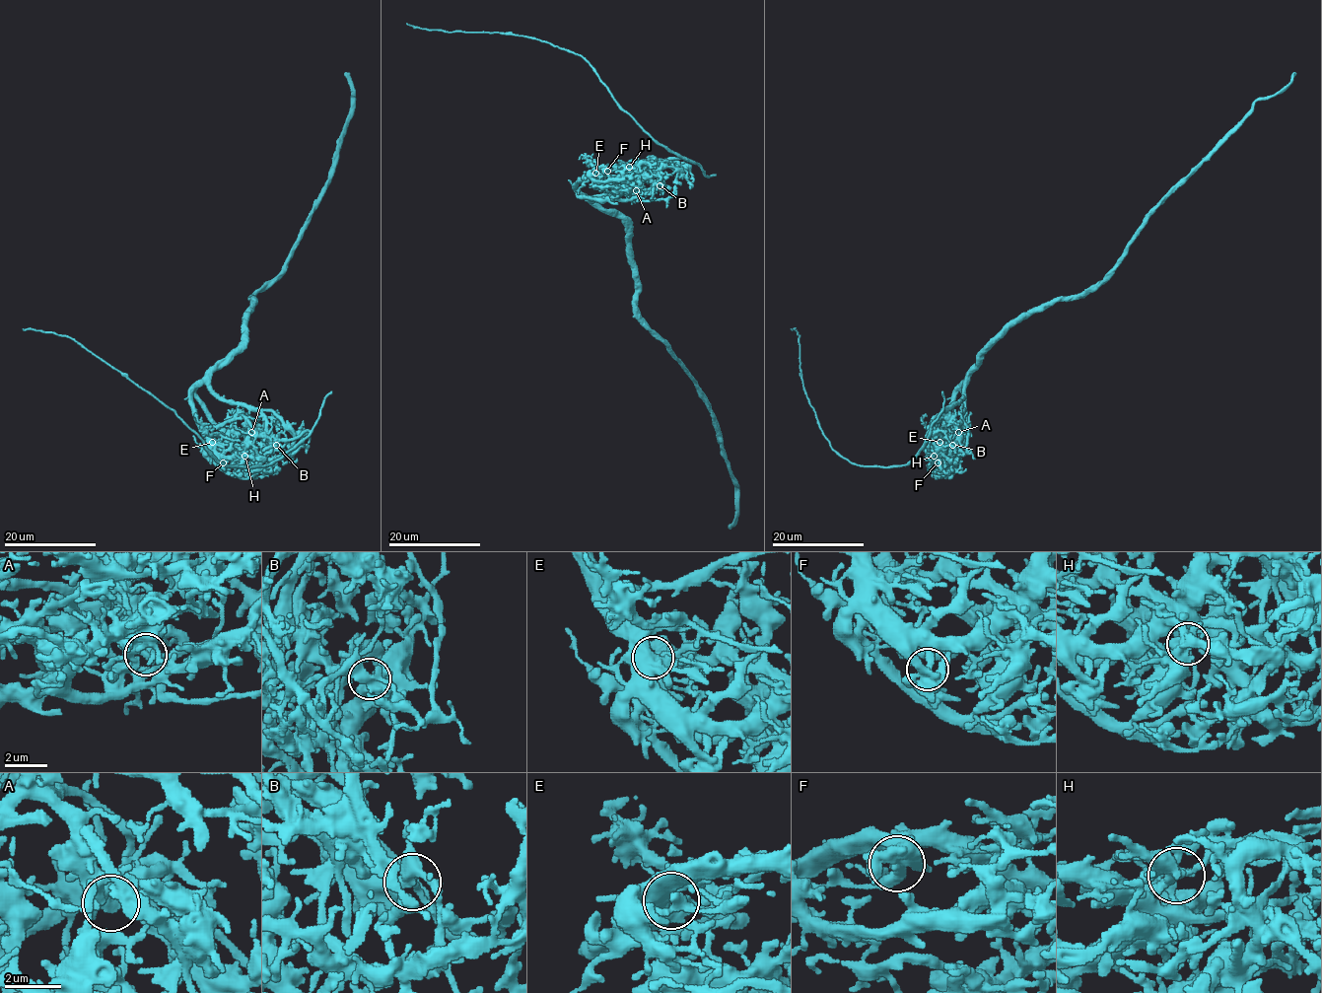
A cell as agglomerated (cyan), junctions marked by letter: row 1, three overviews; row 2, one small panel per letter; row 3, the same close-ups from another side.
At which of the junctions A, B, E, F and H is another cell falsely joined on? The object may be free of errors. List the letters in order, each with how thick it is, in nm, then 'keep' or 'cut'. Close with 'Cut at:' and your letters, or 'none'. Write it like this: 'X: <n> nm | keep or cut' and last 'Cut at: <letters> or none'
A: 360 nm | keep
B: 400 nm | keep
E: 500 nm | keep
F: 400 nm | keep
H: 400 nm | cut
Cut at: H

